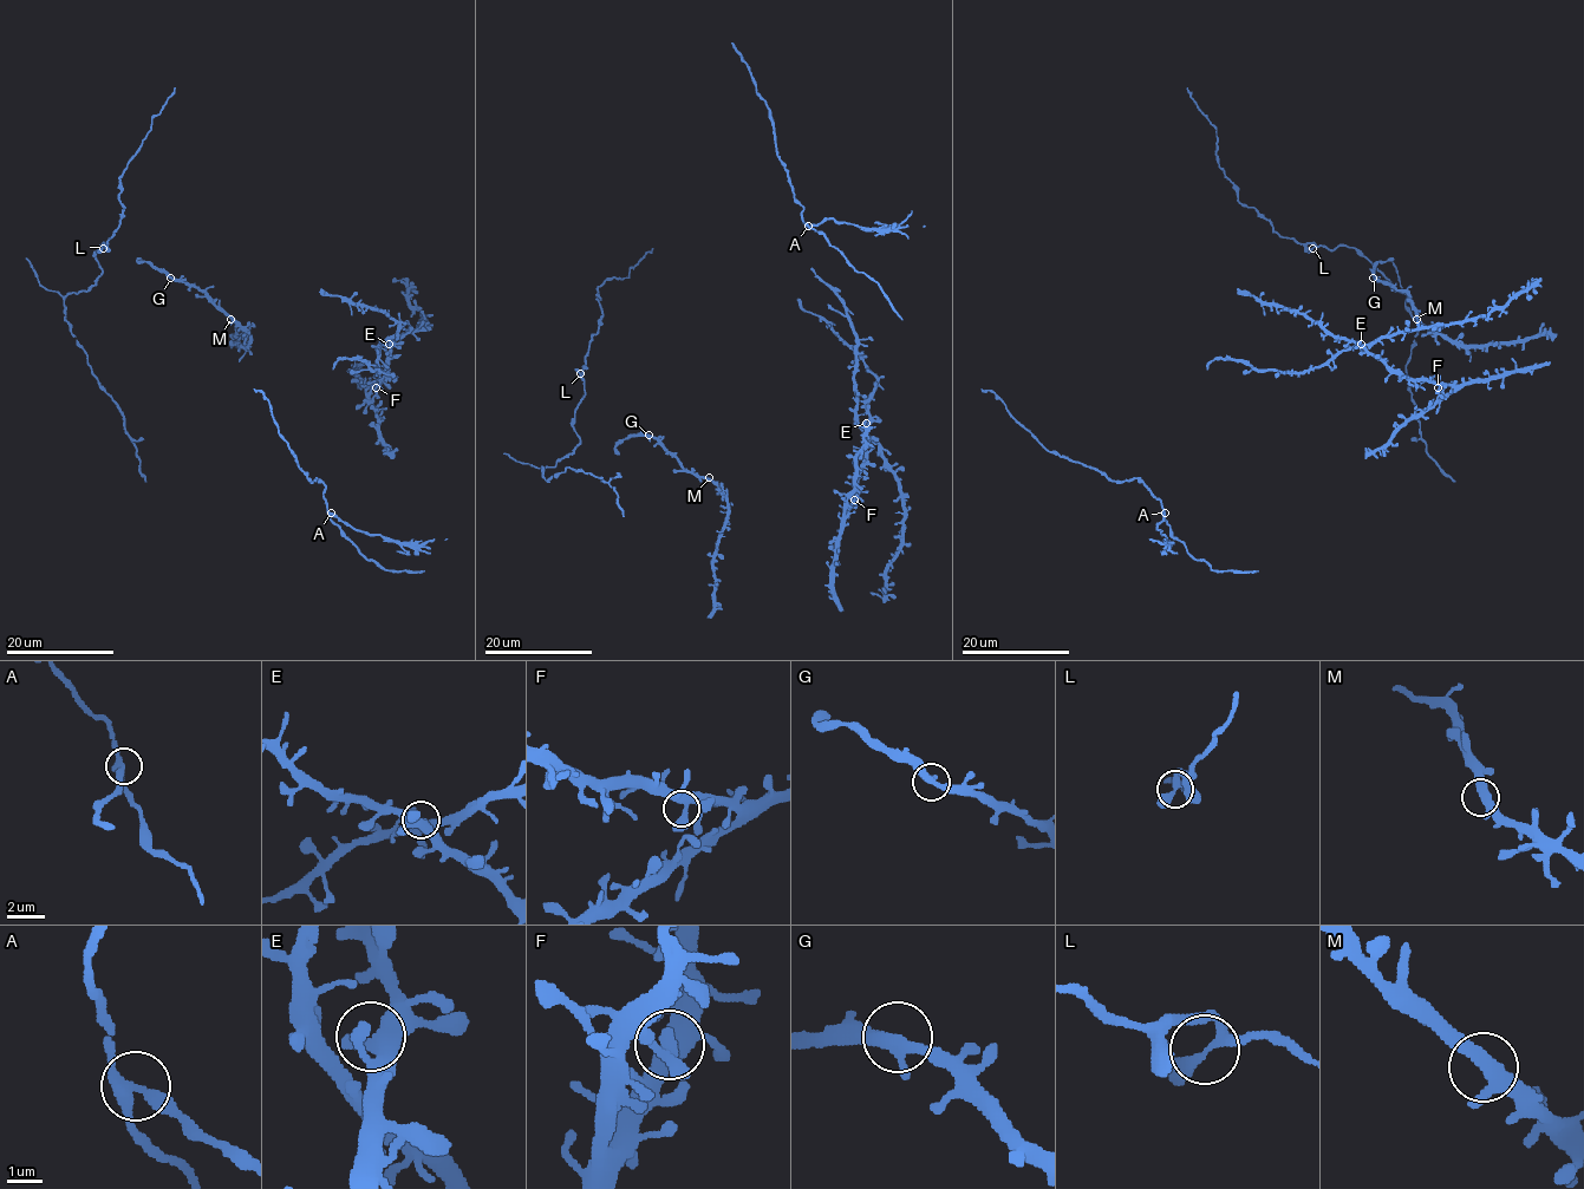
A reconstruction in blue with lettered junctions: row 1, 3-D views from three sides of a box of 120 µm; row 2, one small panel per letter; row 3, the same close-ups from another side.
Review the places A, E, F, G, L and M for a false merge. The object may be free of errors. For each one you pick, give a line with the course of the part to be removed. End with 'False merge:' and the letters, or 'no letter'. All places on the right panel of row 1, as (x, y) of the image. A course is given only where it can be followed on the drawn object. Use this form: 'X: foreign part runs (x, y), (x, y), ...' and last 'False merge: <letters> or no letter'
False merge: A

